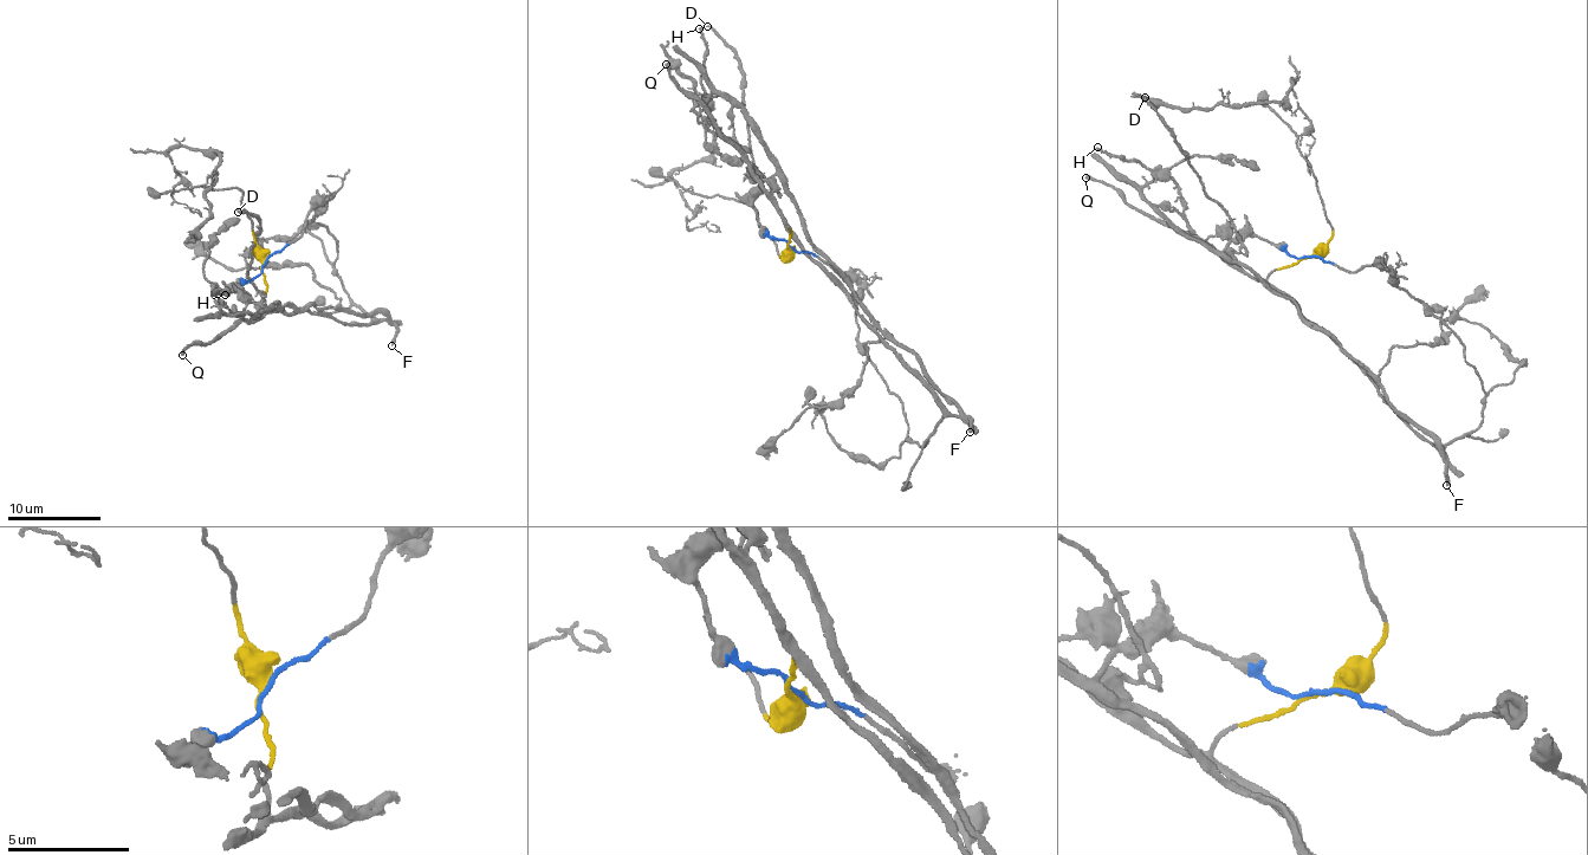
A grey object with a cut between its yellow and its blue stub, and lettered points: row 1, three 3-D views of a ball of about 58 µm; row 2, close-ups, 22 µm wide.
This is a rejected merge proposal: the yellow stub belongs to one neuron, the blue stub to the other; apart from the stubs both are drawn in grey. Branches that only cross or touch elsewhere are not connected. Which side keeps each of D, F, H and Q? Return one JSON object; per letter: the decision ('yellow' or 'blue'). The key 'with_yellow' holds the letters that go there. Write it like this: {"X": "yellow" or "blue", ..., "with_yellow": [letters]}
{"D": "yellow", "F": "yellow", "H": "blue", "Q": "yellow", "with_yellow": ["D", "F", "Q"]}

